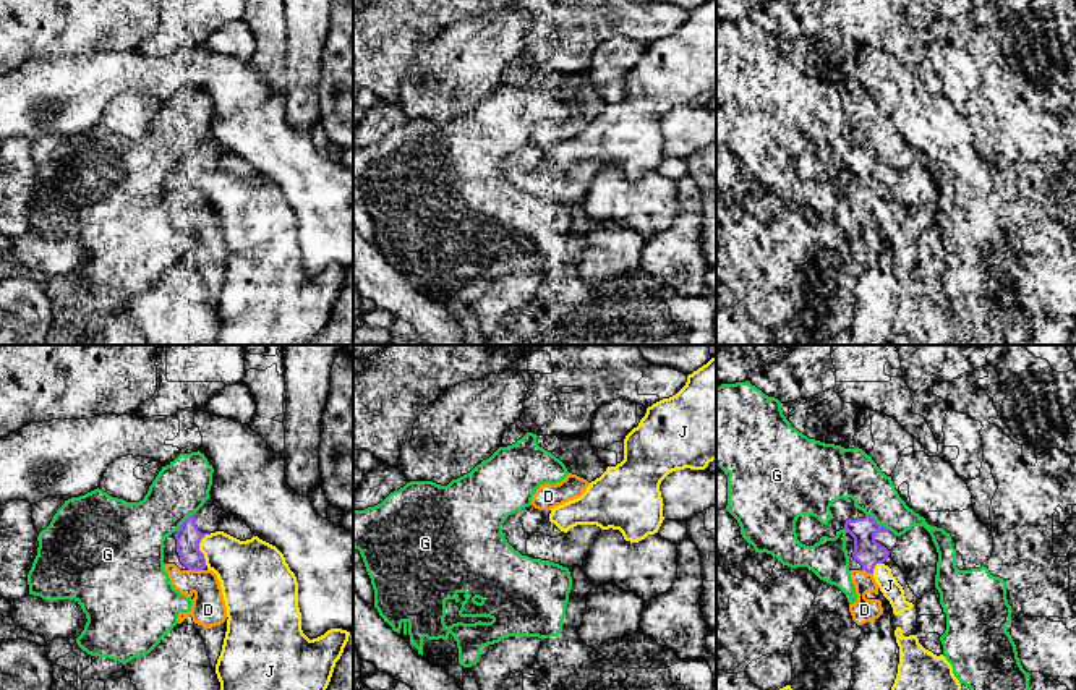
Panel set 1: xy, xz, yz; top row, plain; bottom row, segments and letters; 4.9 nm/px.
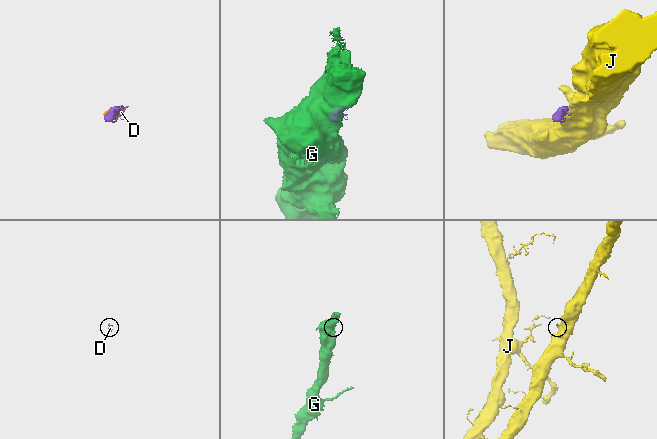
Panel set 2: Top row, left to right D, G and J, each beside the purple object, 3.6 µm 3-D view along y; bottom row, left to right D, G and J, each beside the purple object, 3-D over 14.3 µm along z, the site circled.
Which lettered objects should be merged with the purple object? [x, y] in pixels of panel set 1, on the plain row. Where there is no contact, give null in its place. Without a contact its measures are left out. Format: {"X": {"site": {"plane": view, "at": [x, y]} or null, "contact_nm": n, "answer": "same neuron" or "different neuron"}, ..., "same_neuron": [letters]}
{"D": {"site": {"plane": "xy", "at": [196, 206]}, "contact_nm": 80, "answer": "same neuron"}, "G": {"site": {"plane": "yz", "at": [877, 161]}, "contact_nm": 150, "answer": "different neuron"}, "J": {"site": {"plane": "xy", "at": [198, 187]}, "contact_nm": 170, "answer": "different neuron"}, "same_neuron": ["D"]}

